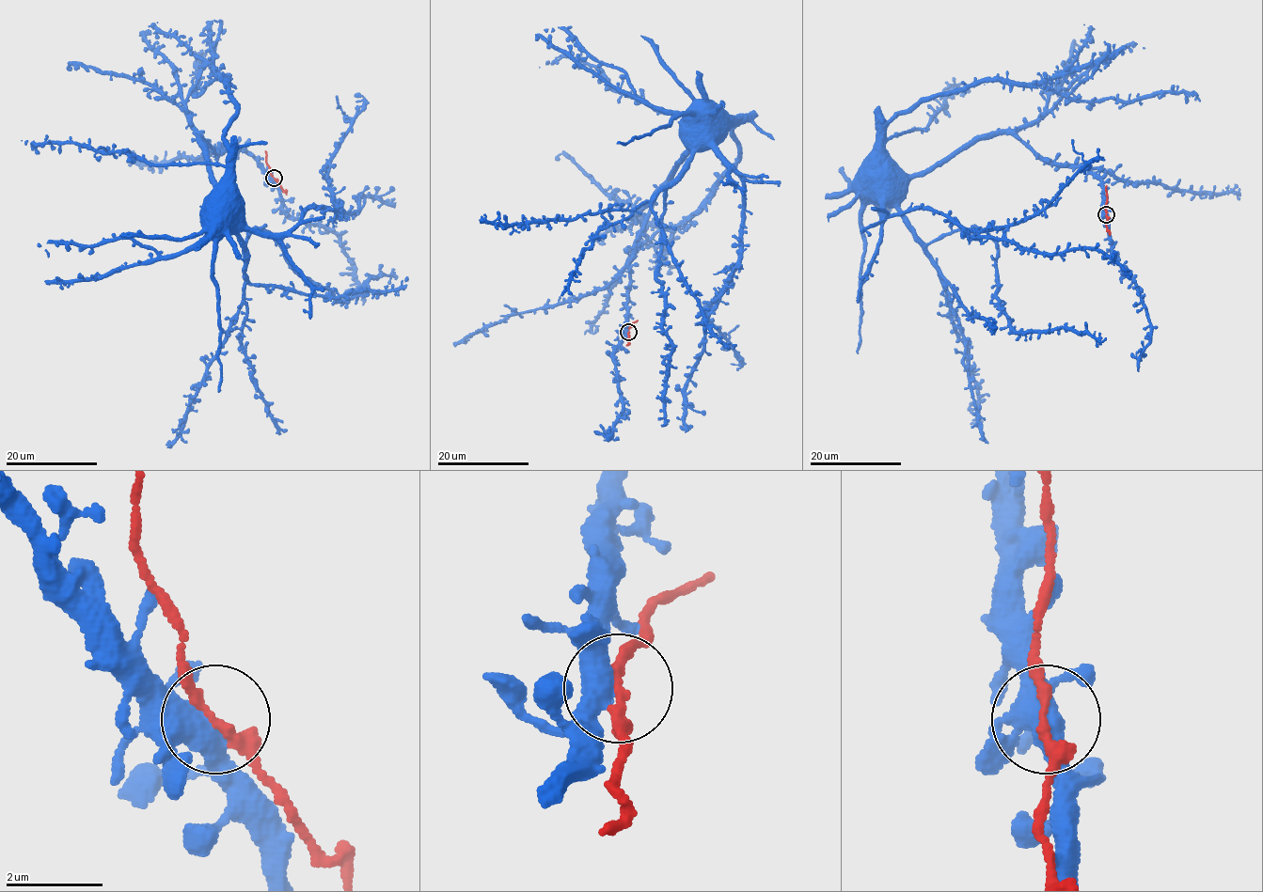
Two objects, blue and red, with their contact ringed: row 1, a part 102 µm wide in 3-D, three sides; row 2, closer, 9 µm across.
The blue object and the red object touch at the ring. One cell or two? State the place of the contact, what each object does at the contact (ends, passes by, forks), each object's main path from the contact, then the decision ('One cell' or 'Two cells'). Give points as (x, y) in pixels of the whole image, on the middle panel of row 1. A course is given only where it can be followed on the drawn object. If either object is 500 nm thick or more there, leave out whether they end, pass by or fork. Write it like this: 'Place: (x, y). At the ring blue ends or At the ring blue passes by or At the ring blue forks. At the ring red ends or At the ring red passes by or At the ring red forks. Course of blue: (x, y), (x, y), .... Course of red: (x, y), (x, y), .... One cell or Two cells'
Place: (628, 332). At the ring blue forks. At the ring red passes by. Course of blue: (628, 332), (629, 258), (654, 196), (691, 147), (711, 146), (742, 179), (742, 243), (707, 316), (680, 426). Course of red: (628, 332), (637, 320). Two cells

